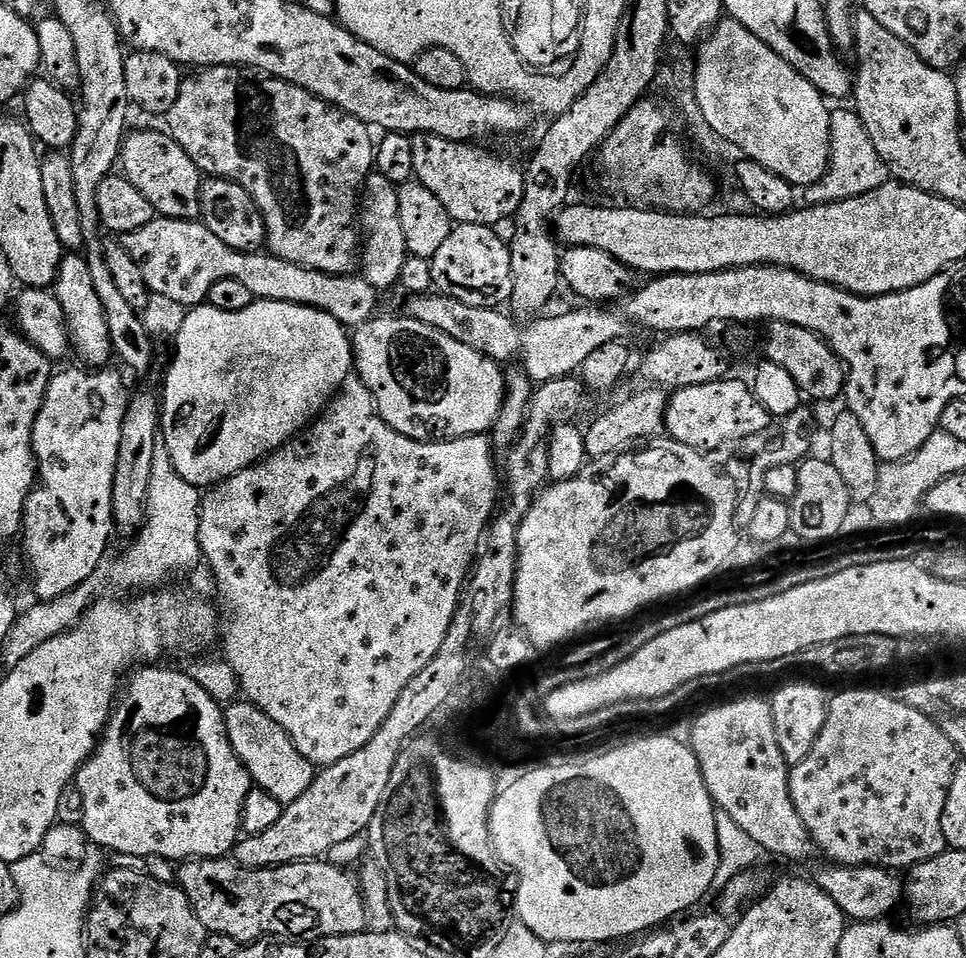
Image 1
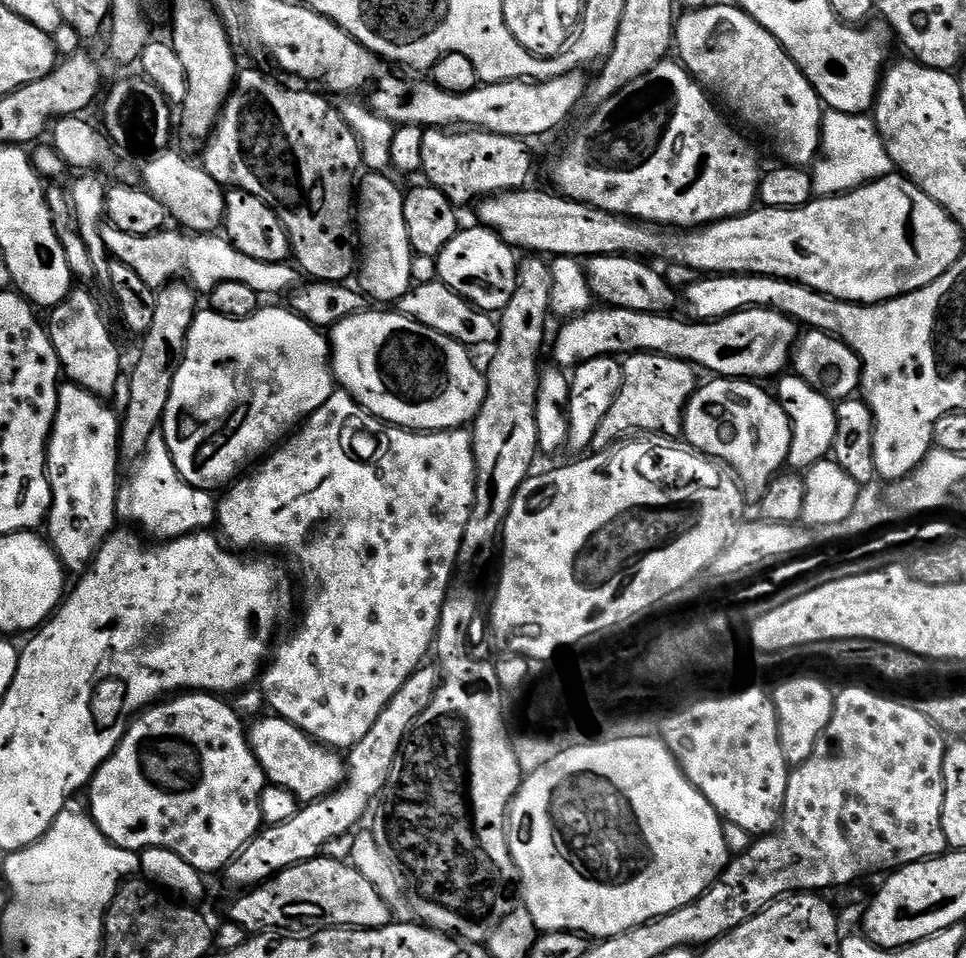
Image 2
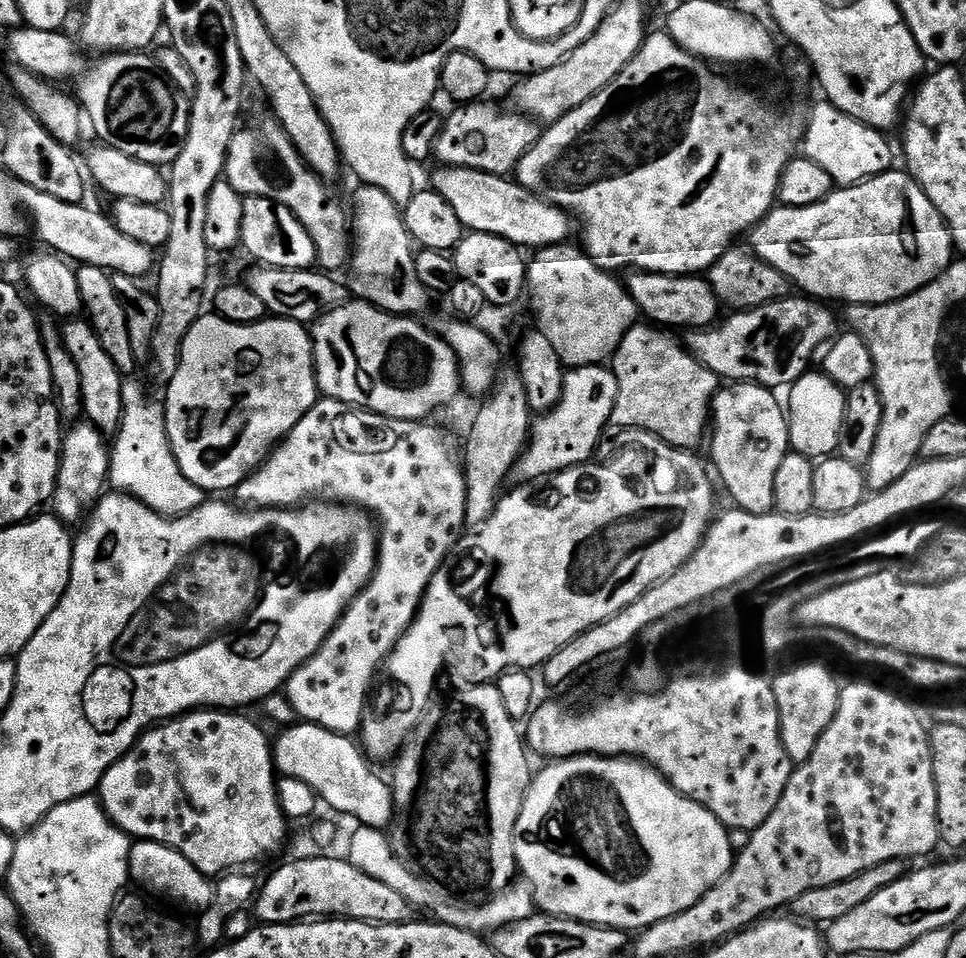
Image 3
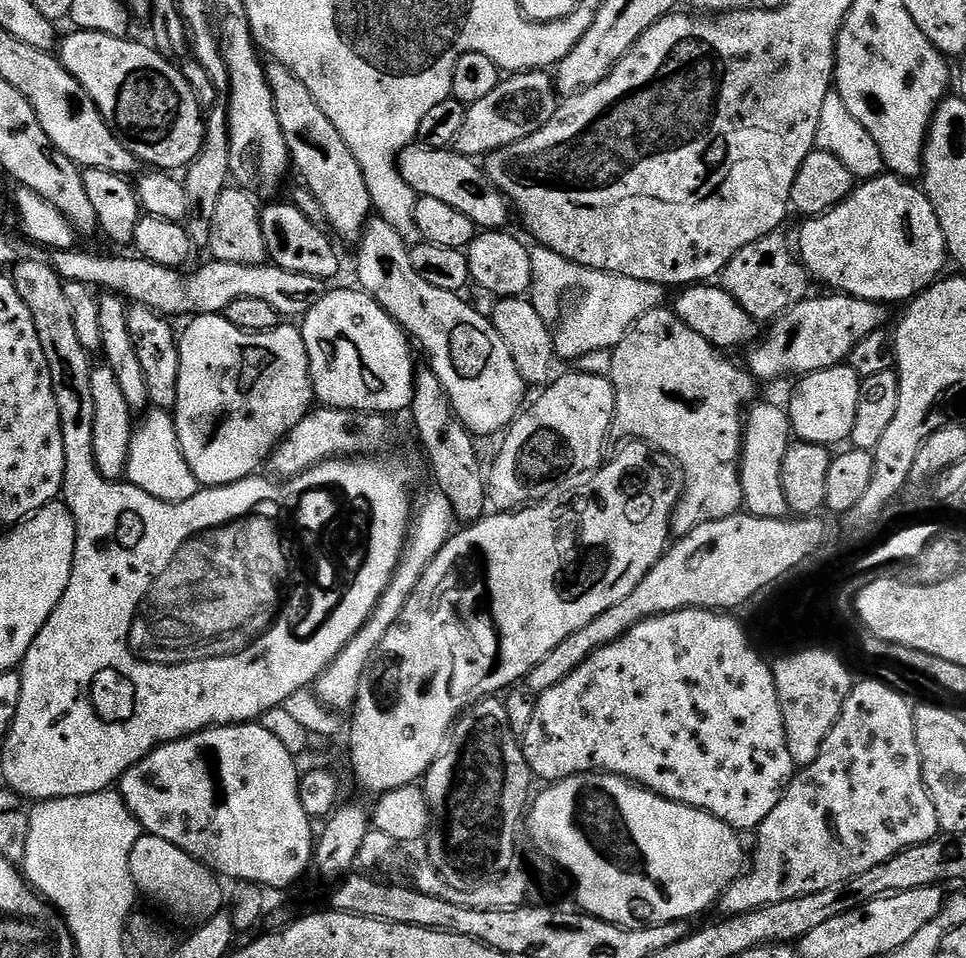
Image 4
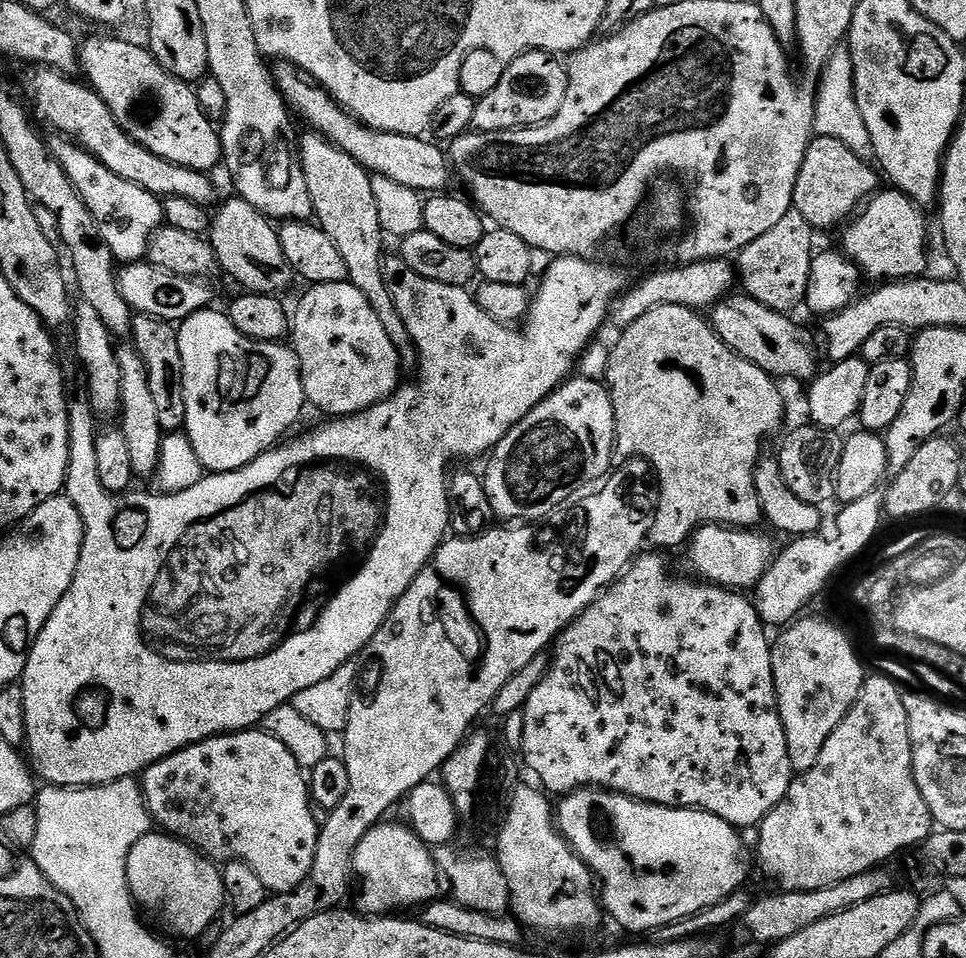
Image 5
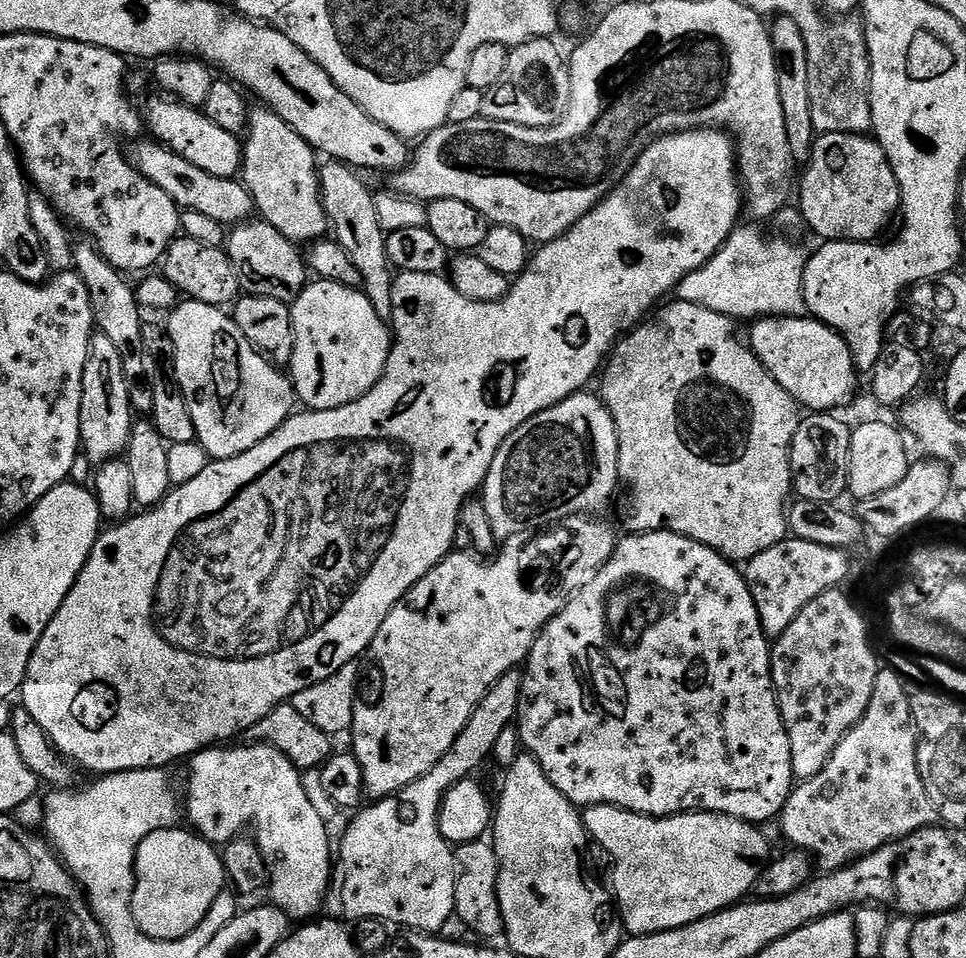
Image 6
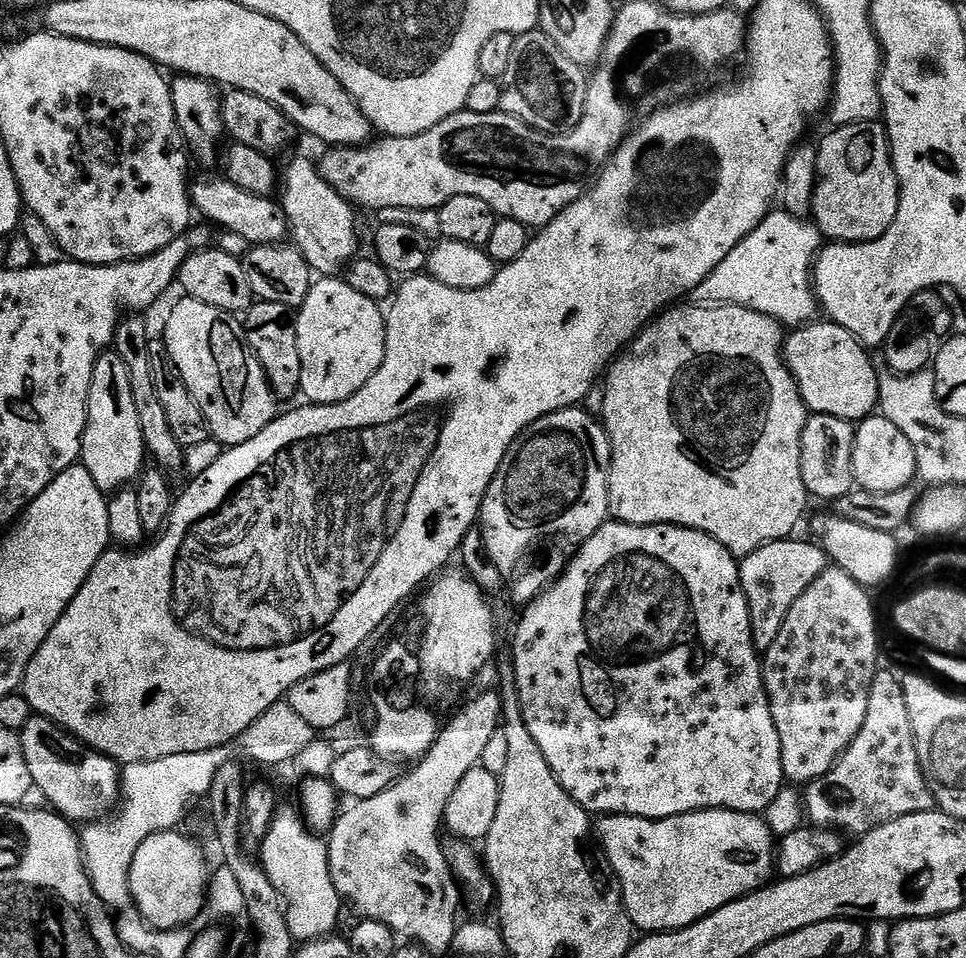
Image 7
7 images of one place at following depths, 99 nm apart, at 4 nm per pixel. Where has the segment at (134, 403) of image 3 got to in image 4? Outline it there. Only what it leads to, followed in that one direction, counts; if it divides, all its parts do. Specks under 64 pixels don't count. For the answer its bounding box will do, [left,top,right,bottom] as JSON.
[127,408,202,504]

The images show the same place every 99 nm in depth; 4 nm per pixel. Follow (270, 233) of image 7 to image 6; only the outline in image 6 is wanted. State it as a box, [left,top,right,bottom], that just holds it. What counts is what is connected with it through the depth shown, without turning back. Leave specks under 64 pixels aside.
[134,141,253,226]

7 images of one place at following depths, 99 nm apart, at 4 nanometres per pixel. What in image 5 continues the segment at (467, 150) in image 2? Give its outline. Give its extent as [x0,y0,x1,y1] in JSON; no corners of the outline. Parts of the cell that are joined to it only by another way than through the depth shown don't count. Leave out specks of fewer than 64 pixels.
[472,52,568,132]

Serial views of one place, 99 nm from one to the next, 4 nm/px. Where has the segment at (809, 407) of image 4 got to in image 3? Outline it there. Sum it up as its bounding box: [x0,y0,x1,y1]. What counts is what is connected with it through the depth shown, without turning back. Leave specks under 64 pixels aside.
[787,370,846,458]

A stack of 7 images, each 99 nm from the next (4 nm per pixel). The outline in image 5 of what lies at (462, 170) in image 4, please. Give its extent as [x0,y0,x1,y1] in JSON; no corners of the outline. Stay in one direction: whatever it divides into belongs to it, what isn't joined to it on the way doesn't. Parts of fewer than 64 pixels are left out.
[274,62,454,194]

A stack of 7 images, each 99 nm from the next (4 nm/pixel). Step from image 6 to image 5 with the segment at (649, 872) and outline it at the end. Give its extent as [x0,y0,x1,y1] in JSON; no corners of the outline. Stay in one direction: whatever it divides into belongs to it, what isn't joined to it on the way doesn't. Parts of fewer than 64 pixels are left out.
[554,786,750,933]

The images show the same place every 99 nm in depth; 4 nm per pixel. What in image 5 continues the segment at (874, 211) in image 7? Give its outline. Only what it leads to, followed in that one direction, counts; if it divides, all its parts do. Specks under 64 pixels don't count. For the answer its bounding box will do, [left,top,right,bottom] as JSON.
[793,136,878,230]

